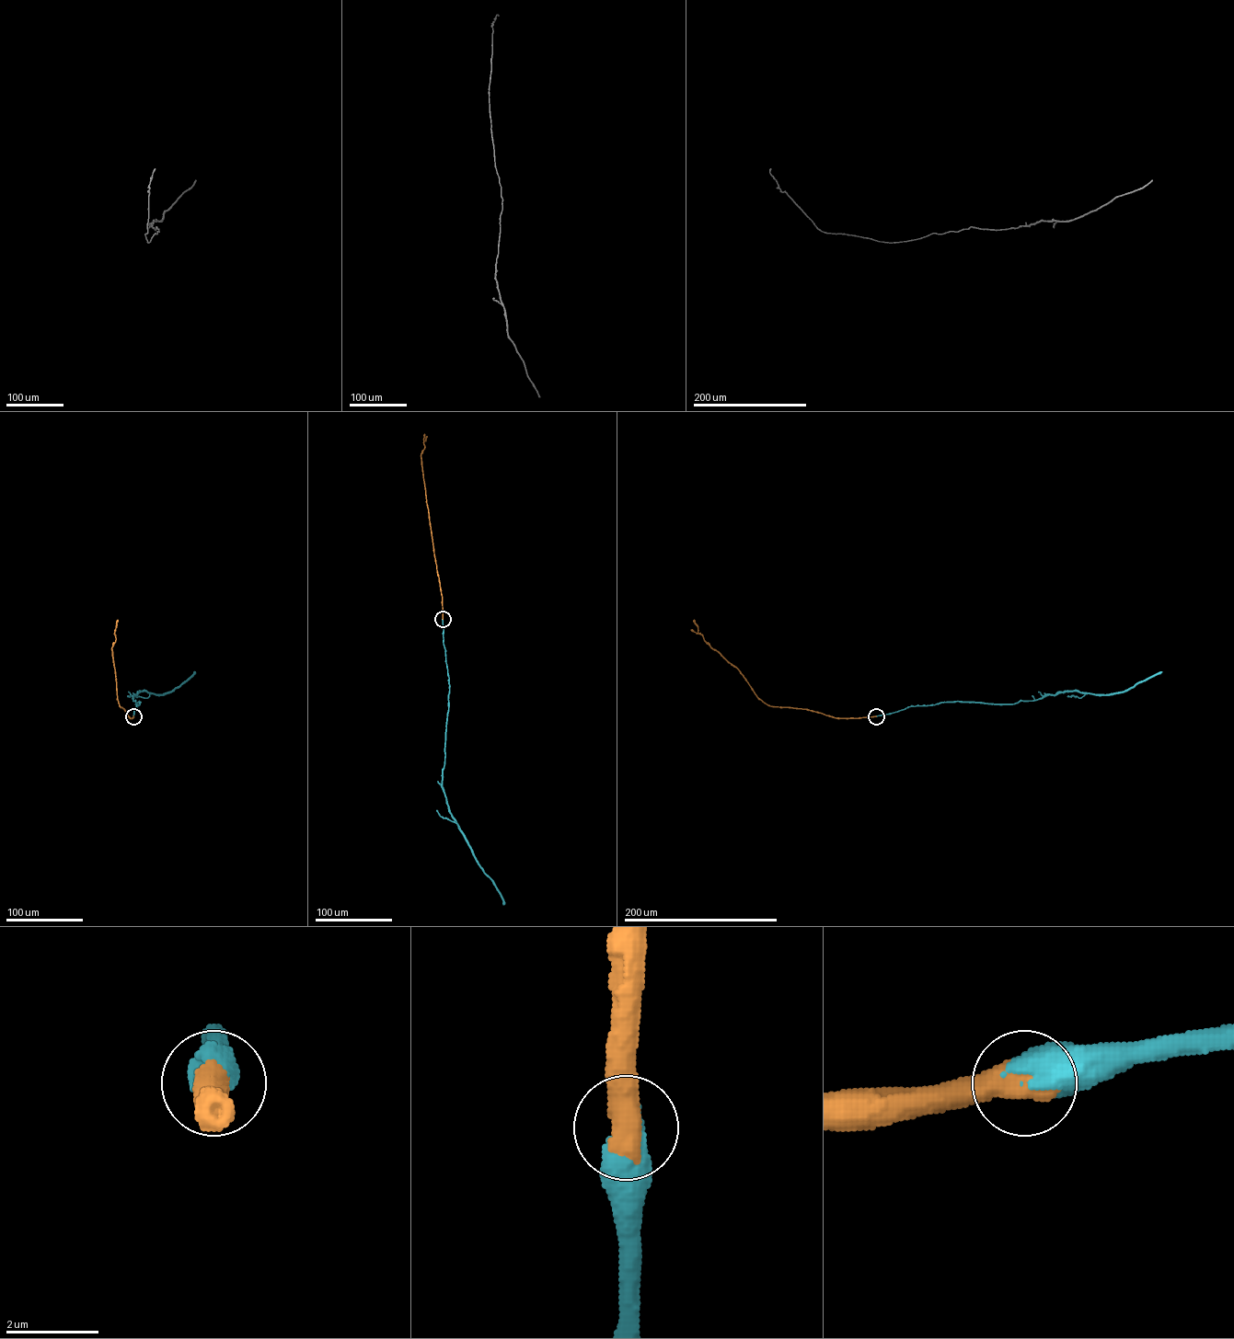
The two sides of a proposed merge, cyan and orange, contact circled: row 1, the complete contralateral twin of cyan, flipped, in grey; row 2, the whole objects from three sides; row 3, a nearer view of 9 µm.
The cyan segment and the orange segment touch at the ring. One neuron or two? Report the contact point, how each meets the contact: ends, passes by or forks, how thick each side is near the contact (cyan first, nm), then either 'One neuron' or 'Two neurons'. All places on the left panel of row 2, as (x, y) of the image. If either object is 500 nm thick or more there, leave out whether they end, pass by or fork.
Place: (133, 716). Thickness 750 nm (cyan) against 650 nm. One neuron

